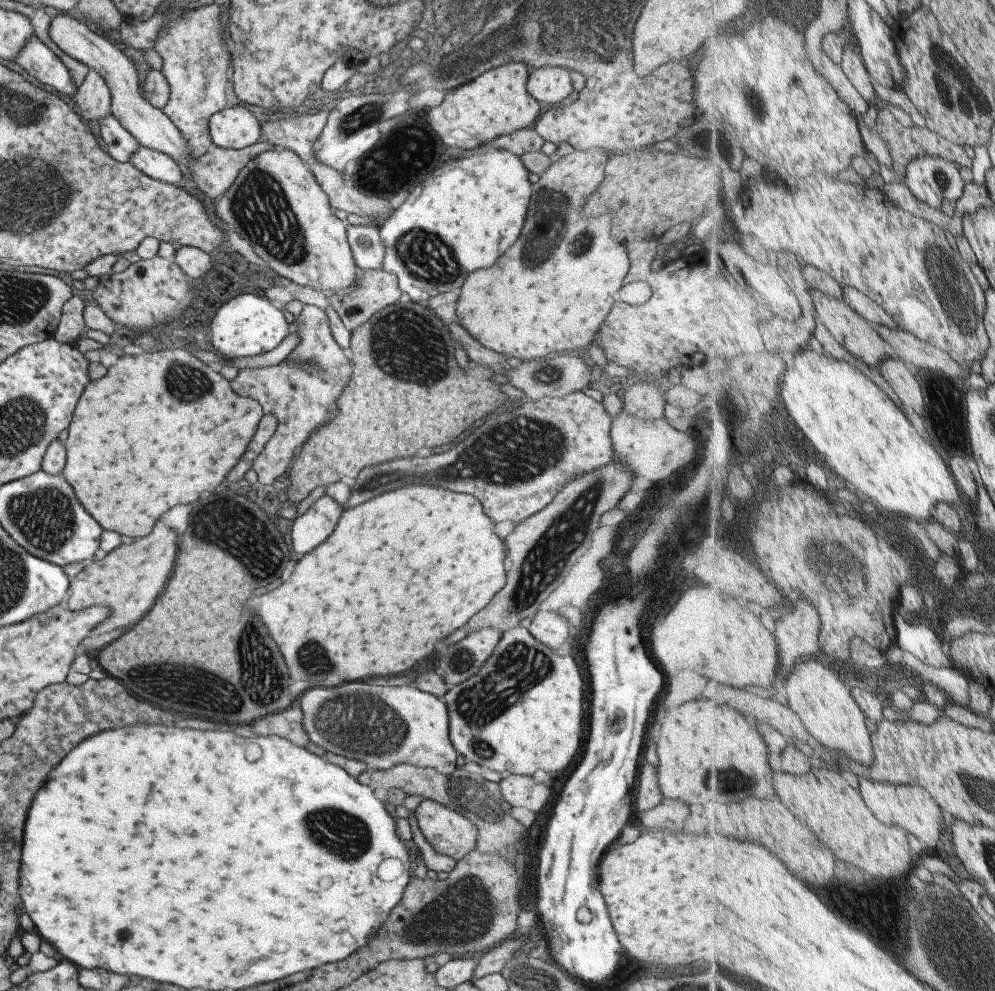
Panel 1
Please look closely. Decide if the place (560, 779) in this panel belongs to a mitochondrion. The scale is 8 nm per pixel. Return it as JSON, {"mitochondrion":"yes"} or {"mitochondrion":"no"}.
{"mitochondrion":"no"}

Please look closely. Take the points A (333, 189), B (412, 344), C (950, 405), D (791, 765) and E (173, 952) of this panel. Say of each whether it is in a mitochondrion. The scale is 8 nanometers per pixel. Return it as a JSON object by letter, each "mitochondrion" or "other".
{"A":"other","B":"mitochondrion","C":"other","D":"other","E":"other"}

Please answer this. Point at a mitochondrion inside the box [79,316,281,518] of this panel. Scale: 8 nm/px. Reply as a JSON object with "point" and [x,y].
{"point":[184,383]}

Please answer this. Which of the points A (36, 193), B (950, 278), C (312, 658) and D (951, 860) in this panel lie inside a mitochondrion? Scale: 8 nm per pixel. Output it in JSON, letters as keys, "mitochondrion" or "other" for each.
{"A":"mitochondrion","B":"mitochondrion","C":"mitochondrion","D":"other"}

